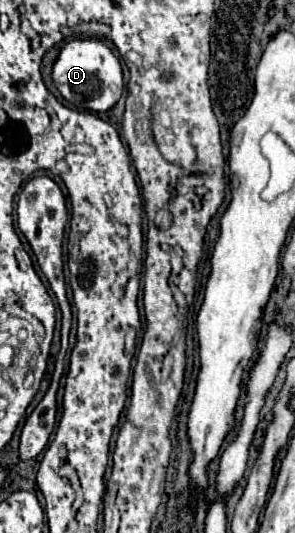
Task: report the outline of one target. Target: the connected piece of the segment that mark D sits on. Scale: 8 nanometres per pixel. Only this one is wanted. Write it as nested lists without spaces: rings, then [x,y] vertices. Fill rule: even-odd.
[[[72,39],[68,41],[54,67],[52,79],[62,97],[72,103],[76,109],[86,109],[94,113],[108,111],[122,95],[122,65],[118,57],[98,39]]]

